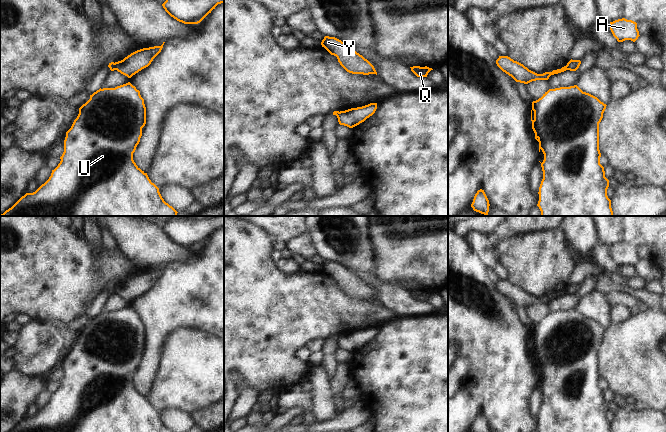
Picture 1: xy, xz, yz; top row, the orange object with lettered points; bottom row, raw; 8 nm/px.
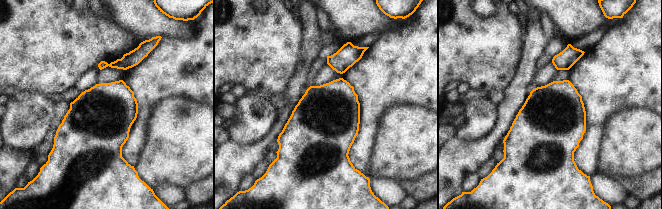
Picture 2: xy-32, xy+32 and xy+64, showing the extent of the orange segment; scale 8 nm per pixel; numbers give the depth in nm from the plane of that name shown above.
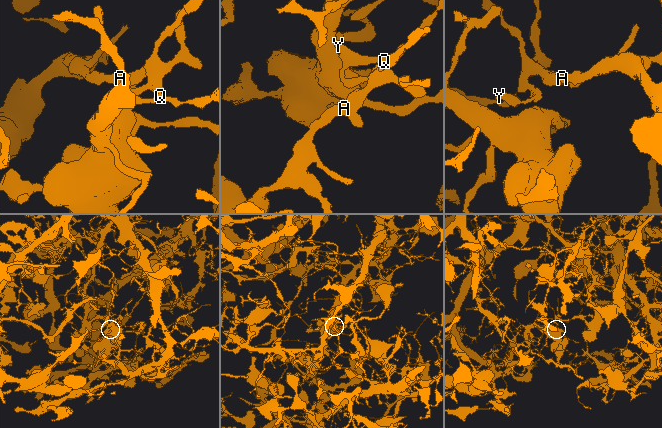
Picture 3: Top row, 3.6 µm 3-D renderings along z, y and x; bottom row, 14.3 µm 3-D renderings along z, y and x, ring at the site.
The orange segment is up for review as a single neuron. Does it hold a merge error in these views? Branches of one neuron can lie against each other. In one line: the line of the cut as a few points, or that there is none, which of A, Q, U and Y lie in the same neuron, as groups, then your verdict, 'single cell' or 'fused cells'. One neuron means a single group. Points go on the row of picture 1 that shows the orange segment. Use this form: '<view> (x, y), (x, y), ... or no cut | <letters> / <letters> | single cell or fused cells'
yz (566, 65), (568, 69) | A U / Q Y | fused cells

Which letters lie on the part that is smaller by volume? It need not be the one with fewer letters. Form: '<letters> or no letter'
Q, Y

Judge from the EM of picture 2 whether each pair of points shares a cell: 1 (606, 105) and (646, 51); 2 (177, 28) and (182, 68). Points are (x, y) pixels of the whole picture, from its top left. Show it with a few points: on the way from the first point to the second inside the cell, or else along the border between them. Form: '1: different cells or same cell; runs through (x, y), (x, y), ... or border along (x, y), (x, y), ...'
1: same cell; runs through (606, 92), (633, 64)
2: different cells; border along (197, 25), (197, 30), (189, 37), (162, 37)

